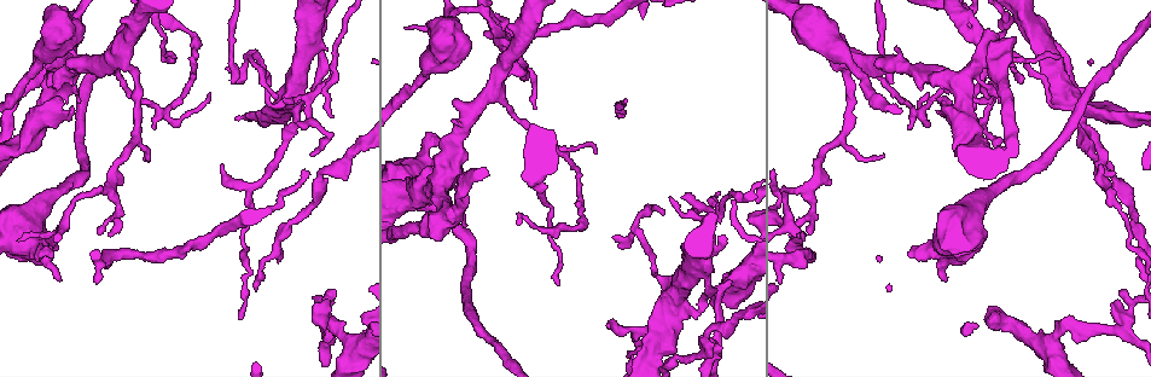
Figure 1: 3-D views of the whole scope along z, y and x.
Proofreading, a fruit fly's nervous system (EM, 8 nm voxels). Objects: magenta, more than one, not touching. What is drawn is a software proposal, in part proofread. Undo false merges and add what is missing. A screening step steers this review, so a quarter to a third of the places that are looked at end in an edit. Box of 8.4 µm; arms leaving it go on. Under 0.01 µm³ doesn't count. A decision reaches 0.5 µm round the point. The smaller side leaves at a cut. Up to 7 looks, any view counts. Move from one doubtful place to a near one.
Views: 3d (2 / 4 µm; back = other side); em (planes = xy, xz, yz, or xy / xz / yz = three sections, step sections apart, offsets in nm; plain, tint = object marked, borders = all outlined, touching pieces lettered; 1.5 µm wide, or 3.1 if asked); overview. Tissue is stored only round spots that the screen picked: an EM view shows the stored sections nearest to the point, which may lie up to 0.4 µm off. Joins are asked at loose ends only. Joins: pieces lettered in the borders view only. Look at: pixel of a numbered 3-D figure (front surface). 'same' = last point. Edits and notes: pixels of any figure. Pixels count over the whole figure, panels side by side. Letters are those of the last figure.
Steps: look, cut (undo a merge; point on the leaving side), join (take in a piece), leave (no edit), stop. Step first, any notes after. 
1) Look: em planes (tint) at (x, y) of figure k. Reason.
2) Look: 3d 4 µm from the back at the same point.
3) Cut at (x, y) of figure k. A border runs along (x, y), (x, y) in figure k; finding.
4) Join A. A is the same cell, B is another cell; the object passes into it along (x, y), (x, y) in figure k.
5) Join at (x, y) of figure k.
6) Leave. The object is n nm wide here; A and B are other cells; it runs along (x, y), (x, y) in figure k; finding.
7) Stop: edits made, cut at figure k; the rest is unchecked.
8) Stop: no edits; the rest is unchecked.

Look: em xy step 4 (borders) at (310, 154) of figure 1. Free end.

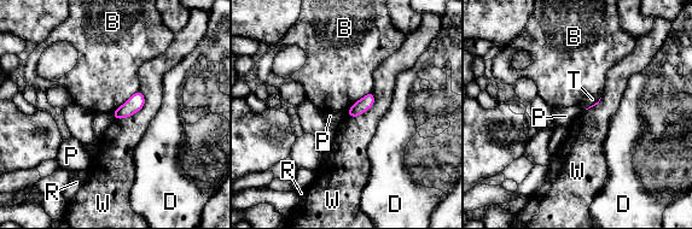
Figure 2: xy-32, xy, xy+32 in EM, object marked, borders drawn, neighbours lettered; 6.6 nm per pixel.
Look: em planes (borders) at the same point.

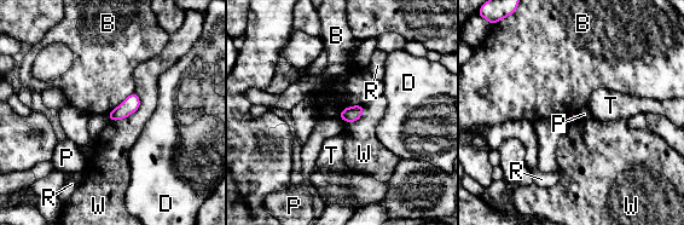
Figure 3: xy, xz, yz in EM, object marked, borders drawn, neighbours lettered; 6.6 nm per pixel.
Leave. The longest contact is with W, 260 nm; B, D, P, R, T and W are other cells; none of them fits.

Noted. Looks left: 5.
Look: em xy step 8 (borders) at (675, 301) of figure 1. Four or more arms meet.

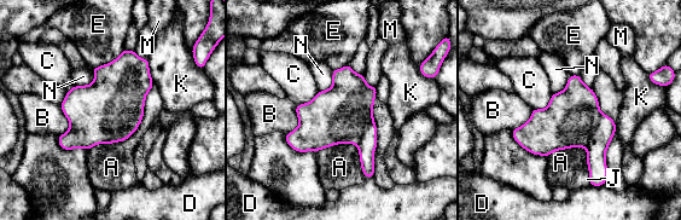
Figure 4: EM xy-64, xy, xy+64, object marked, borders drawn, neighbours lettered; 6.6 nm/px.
Cut at (603, 134) of figure 4. The longest contact is with A, 380 nm; A, B, C, D, E, J, K, M and N are other cells; the part that leaves runs along (604, 117), (593, 181) in figure 4; a second neuron is stuck on.

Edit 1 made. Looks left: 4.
Look: em xz step 8 (tint) at (50, 248) of figure 1. Free end.

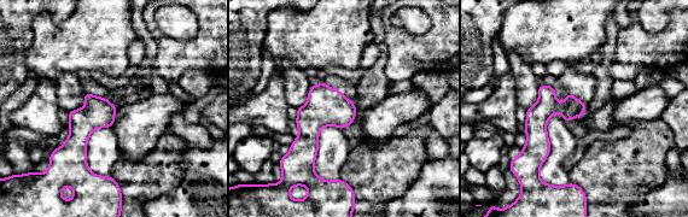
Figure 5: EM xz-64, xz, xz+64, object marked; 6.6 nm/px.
Look: em planes (borders) at the same point.

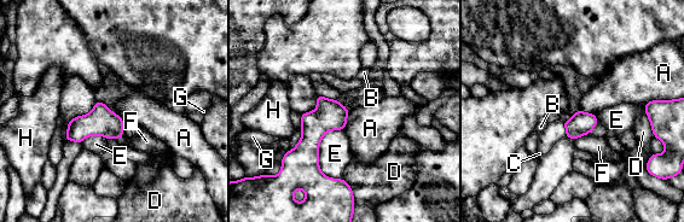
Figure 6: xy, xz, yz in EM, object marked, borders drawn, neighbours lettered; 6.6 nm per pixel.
Join C. C is the same cell, A, B, D, E, F, G and H are other cells; the object passes into it along (581, 123), (566, 128), (554, 132) in figure 6; the neuron continues.

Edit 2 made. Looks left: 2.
Stop: edits made, cut at figure 4, join at figure 6; the rest is unchecked.

